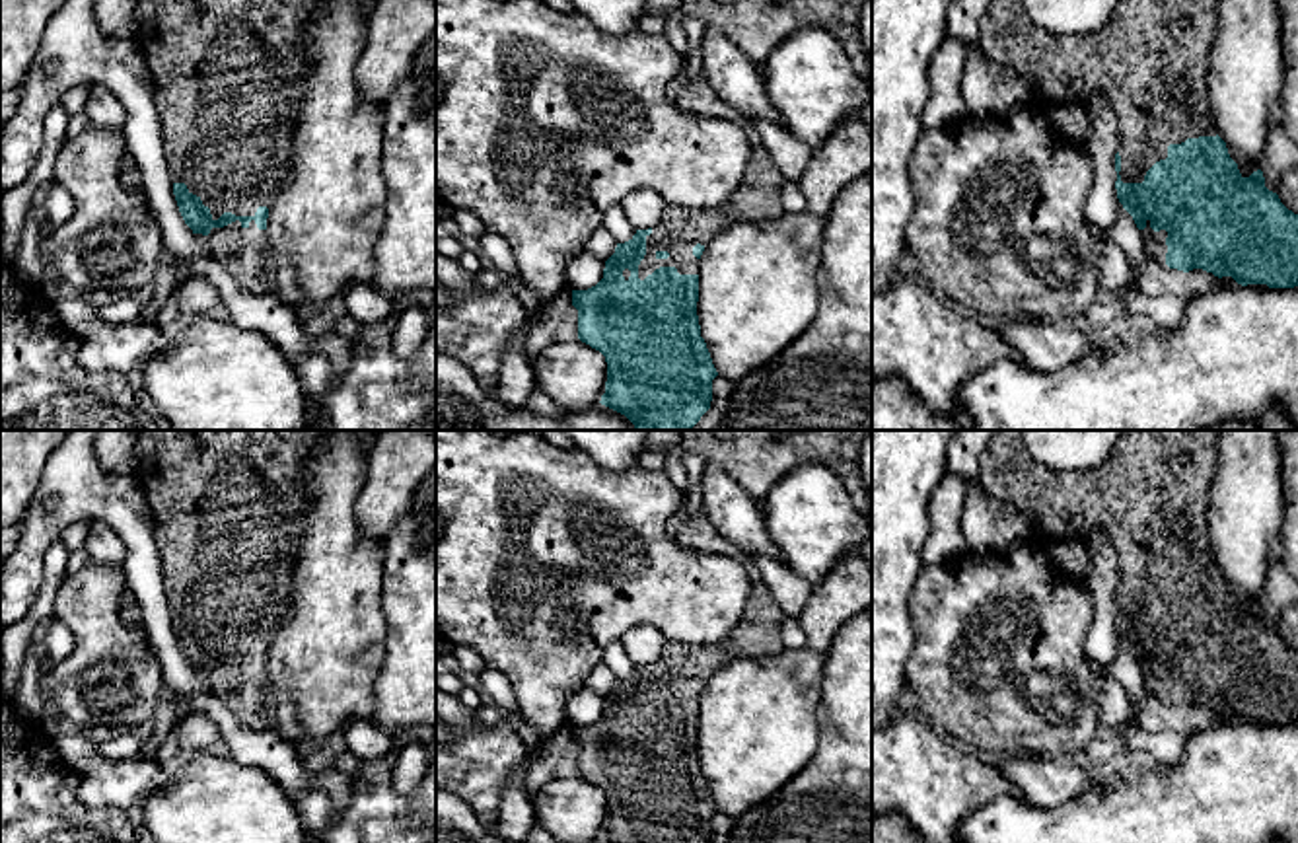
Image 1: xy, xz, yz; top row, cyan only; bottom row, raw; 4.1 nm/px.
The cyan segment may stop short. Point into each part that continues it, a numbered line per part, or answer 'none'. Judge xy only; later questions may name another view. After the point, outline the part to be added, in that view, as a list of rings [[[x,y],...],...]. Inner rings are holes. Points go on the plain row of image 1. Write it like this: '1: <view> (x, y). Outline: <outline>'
1: xy (226, 507). Outline: [[[134,430],[134,473],[152,512],[152,530],[163,565],[163,586],[171,619],[185,619],[210,644],[212,656],[224,648],[255,652],[259,642],[270,642],[286,619],[292,596],[294,570],[298,563],[302,524],[306,518],[306,471],[304,461],[329,436],[341,430]]]

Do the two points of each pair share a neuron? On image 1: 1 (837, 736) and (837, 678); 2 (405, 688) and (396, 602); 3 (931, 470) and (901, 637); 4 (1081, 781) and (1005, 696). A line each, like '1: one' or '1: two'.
1: one
2: one
3: one
4: two

